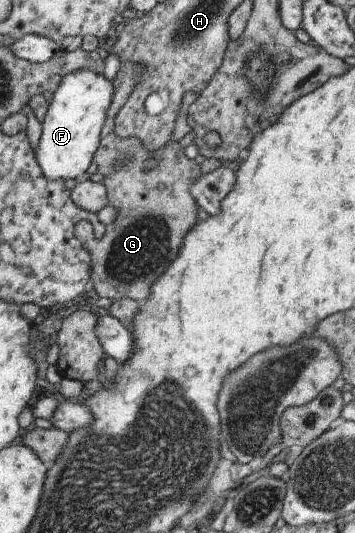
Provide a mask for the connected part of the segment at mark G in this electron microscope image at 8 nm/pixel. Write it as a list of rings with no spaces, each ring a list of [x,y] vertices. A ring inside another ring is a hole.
[[[121,62],[112,79],[112,102],[90,163],[95,165],[96,173],[102,175],[108,205],[115,209],[116,215],[111,223],[104,225],[100,240],[83,241],[91,253],[89,284],[98,297],[110,300],[131,298],[139,303],[147,299],[151,282],[175,259],[185,232],[198,221],[195,214],[197,205],[189,186],[200,174],[199,166],[185,156],[178,141],[169,139],[161,147],[148,152],[139,138],[115,135],[116,107],[126,102],[141,73],[139,64]],[[147,159],[155,161],[152,169],[143,166]]]

